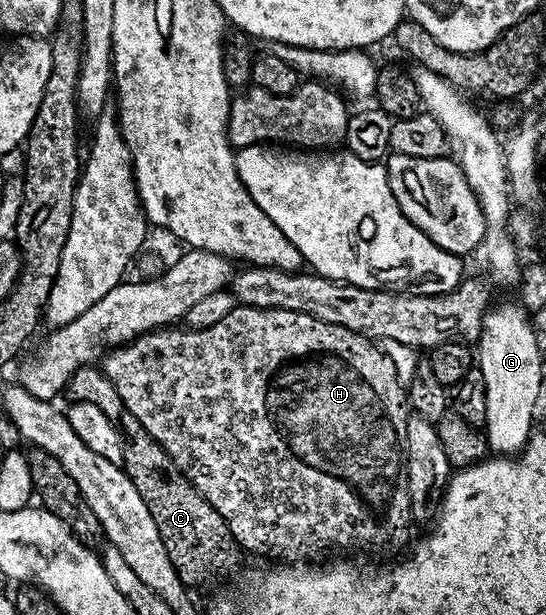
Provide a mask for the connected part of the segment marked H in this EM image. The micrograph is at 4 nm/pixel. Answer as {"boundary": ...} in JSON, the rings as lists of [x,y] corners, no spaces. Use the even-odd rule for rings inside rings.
{"boundary":[[[240,305],[230,311],[224,319],[215,323],[214,326],[206,327],[204,330],[194,330],[187,327],[163,327],[144,333],[125,345],[113,348],[103,358],[102,368],[104,374],[110,379],[110,383],[114,383],[118,395],[122,395],[122,403],[126,403],[126,411],[130,411],[130,415],[134,415],[134,419],[138,419],[138,423],[142,423],[142,427],[146,427],[146,431],[150,431],[153,439],[168,452],[177,469],[188,478],[188,482],[212,504],[214,511],[218,511],[218,515],[222,515],[222,519],[226,519],[226,523],[232,532],[232,537],[236,540],[241,550],[248,552],[249,549],[252,553],[265,553],[268,557],[276,557],[272,559],[280,563],[304,563],[309,559],[319,558],[316,556],[319,553],[326,552],[327,549],[364,549],[367,545],[372,549],[380,549],[383,545],[390,544],[395,537],[402,536],[408,521],[411,522],[413,520],[412,500],[408,498],[408,482],[404,476],[404,440],[406,439],[406,423],[410,416],[410,406],[406,400],[406,389],[398,381],[398,372],[395,370],[394,363],[380,350],[379,344],[375,340],[363,337],[361,333],[355,333],[346,327],[338,327],[334,323],[322,323],[322,319],[314,319],[314,315],[302,315],[298,311],[255,309],[249,305]]]}

